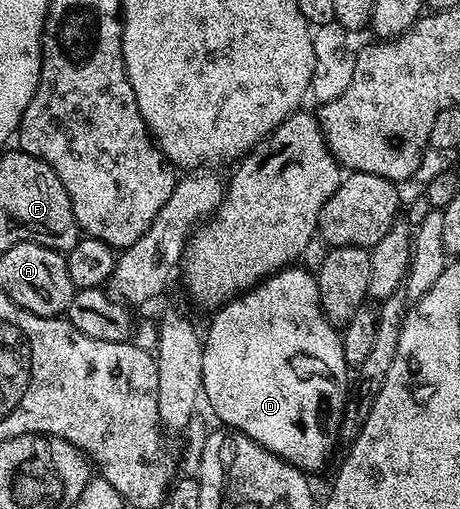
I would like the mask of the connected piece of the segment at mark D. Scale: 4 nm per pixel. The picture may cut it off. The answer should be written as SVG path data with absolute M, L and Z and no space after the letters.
M301 264L286 266L278 274L270 274L259 283L253 285L250 290L238 293L236 298L230 298L224 306L216 311L213 323L209 326L209 331L204 331L202 348L202 380L201 389L204 397L209 397L209 406L217 413L218 423L224 424L228 429L237 431L238 434L246 434L251 440L255 440L267 452L279 456L284 462L290 462L292 466L306 472L321 470L329 462L329 457L333 454L333 449L339 443L338 430L341 426L341 414L344 412L347 387L350 385L350 363L345 360L343 344L338 327L332 326L321 310L319 302L319 288L315 274Z

